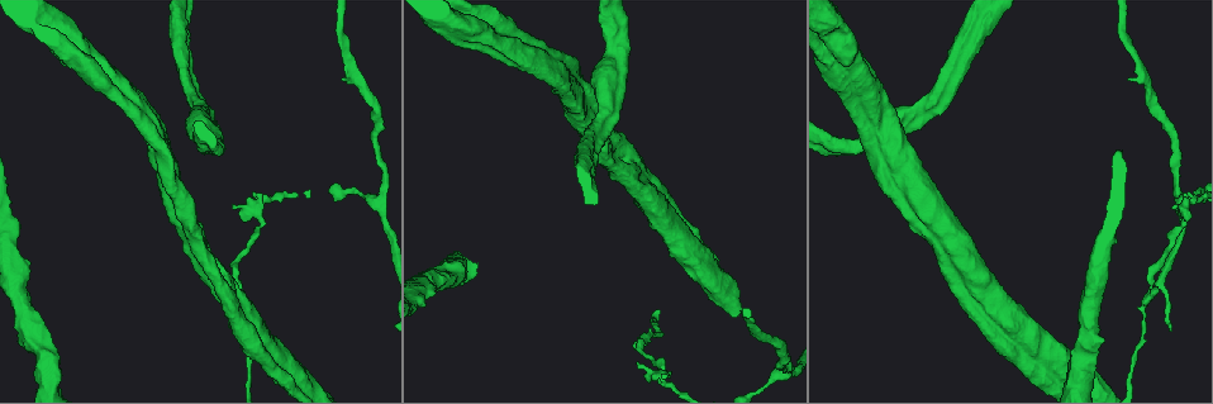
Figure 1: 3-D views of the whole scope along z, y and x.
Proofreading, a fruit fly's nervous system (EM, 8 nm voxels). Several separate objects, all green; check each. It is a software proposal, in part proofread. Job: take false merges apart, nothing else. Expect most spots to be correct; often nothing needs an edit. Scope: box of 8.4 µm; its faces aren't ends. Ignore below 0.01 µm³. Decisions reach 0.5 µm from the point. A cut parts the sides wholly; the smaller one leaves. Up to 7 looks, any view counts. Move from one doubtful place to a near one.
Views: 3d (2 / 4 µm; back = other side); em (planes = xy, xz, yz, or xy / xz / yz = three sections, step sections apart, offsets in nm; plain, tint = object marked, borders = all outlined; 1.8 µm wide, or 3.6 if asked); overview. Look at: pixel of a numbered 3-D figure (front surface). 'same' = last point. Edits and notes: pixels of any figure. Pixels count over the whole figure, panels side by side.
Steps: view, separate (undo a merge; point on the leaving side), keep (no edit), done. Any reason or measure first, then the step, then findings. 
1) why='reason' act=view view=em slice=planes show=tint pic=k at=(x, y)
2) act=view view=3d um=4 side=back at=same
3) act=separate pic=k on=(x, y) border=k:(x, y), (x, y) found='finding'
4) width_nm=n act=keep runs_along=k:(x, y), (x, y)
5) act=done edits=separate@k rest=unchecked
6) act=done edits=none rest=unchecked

act=view view=3d um=4 side=back pic=1 at=(629, 173)

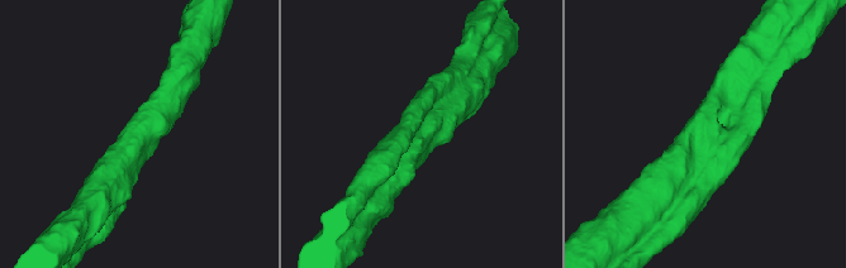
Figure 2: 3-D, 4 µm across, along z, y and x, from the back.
act=view view=em slice=planes show=tint pic=2 at=(421, 137)

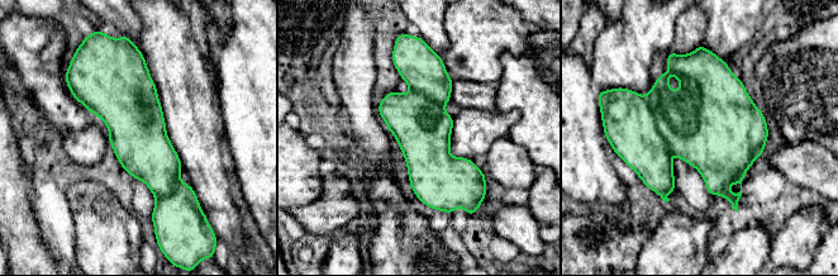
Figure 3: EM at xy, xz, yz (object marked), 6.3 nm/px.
act=keep found='one neuron here'

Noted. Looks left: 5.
why='sudden change in width' act=view view=3d um=2 pic=1 at=(252, 206)

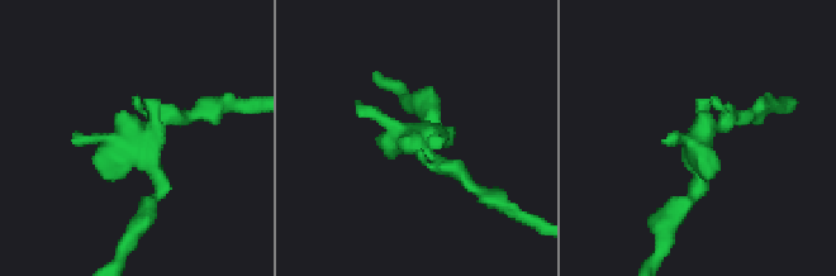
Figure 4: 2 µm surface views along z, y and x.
why='shape alone is not enough' act=view view=em slice=planes show=tint pic=4 at=(416, 137)

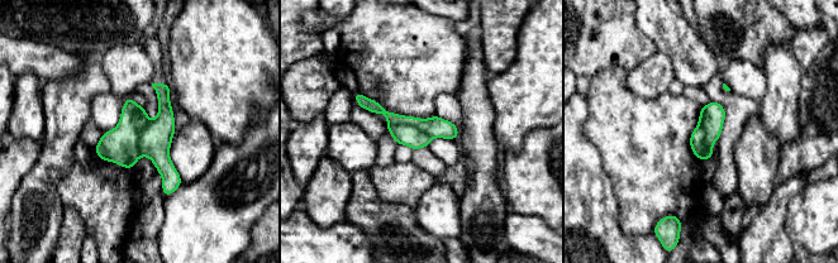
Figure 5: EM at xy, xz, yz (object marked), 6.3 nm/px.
act=separate pic=5 on=(409, 135) border=5:(387, 124), (413, 124), (432, 138) found='two neurons meet here'

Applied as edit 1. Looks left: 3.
why='two arms in line, one across' act=view view=em slice=xz step=4 show=tint pic=1 at=(178, 34)

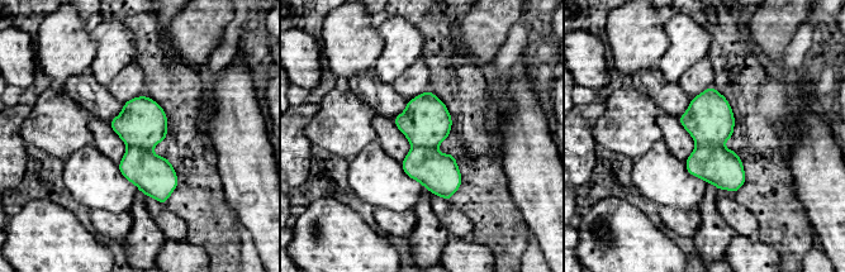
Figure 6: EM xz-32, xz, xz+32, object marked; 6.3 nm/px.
act=view view=em slice=planes show=borders at=same

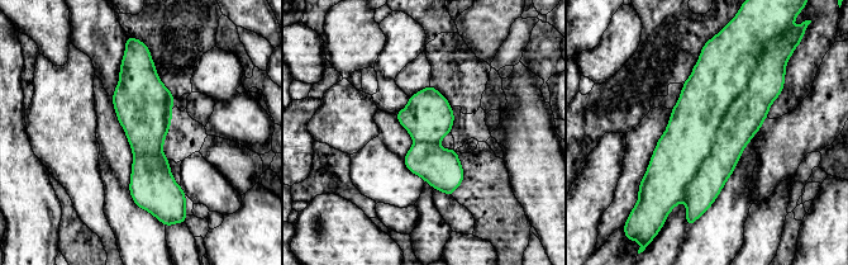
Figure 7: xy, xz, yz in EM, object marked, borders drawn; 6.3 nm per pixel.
width_nm=320 act=keep runs_along=7:(134, 57), (155, 208) found='all the same neuron'

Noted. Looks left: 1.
act=done edits=separate@5 rest=unchecked

